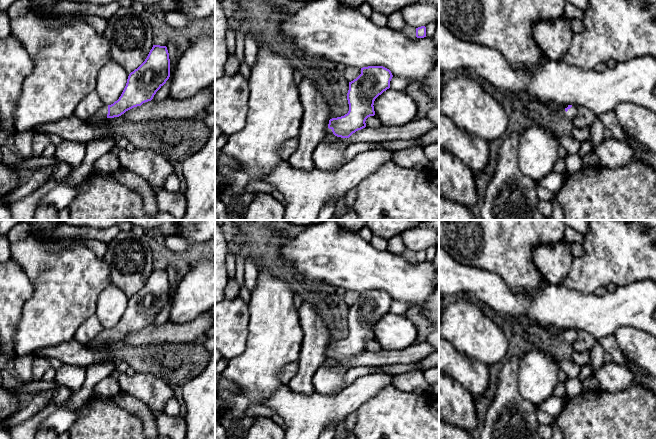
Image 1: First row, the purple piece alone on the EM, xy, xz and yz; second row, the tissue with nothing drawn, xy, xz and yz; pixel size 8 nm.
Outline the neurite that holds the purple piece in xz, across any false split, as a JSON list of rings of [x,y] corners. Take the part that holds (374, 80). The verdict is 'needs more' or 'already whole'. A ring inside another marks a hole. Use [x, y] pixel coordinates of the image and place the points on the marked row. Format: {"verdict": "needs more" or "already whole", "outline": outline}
{"verdict": "needs more", "outline": [[[383,66],[361,68],[361,74],[349,82],[348,113],[330,119],[326,124],[326,132],[337,137],[349,138],[356,131],[365,128],[366,119],[375,115],[375,99],[390,88],[392,77],[391,71]]]}

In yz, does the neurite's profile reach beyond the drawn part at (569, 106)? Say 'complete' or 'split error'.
split error

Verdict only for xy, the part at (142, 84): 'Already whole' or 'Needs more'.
Needs more

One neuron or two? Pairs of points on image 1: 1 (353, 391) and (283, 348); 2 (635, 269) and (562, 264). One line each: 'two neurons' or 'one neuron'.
1: two neurons
2: two neurons

